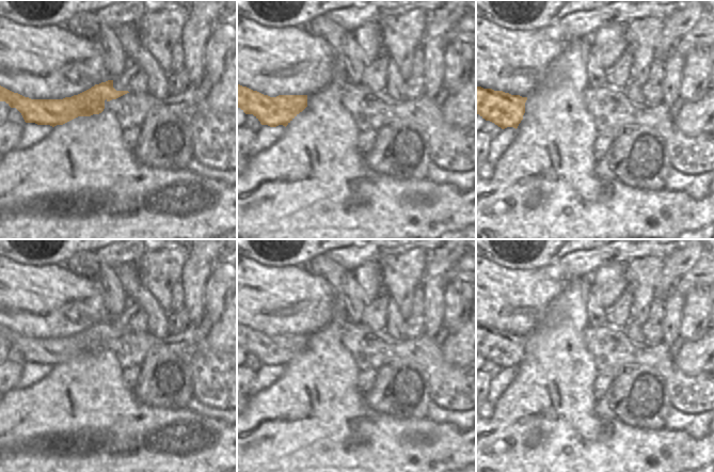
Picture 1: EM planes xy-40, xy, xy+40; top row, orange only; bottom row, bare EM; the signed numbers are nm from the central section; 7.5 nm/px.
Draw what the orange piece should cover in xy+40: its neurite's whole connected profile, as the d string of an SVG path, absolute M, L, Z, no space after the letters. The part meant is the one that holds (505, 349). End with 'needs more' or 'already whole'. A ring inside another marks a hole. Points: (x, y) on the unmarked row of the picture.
M476 325L476 353L505 368L518 367L525 352L527 336Z; already whole

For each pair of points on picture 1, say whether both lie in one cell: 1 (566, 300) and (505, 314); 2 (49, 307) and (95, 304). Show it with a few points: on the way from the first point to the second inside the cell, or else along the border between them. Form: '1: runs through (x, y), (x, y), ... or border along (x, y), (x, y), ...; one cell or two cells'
1: border along (565, 285), (549, 303), (536, 326); two cells
2: runs through (61, 305), (83, 304); one cell

